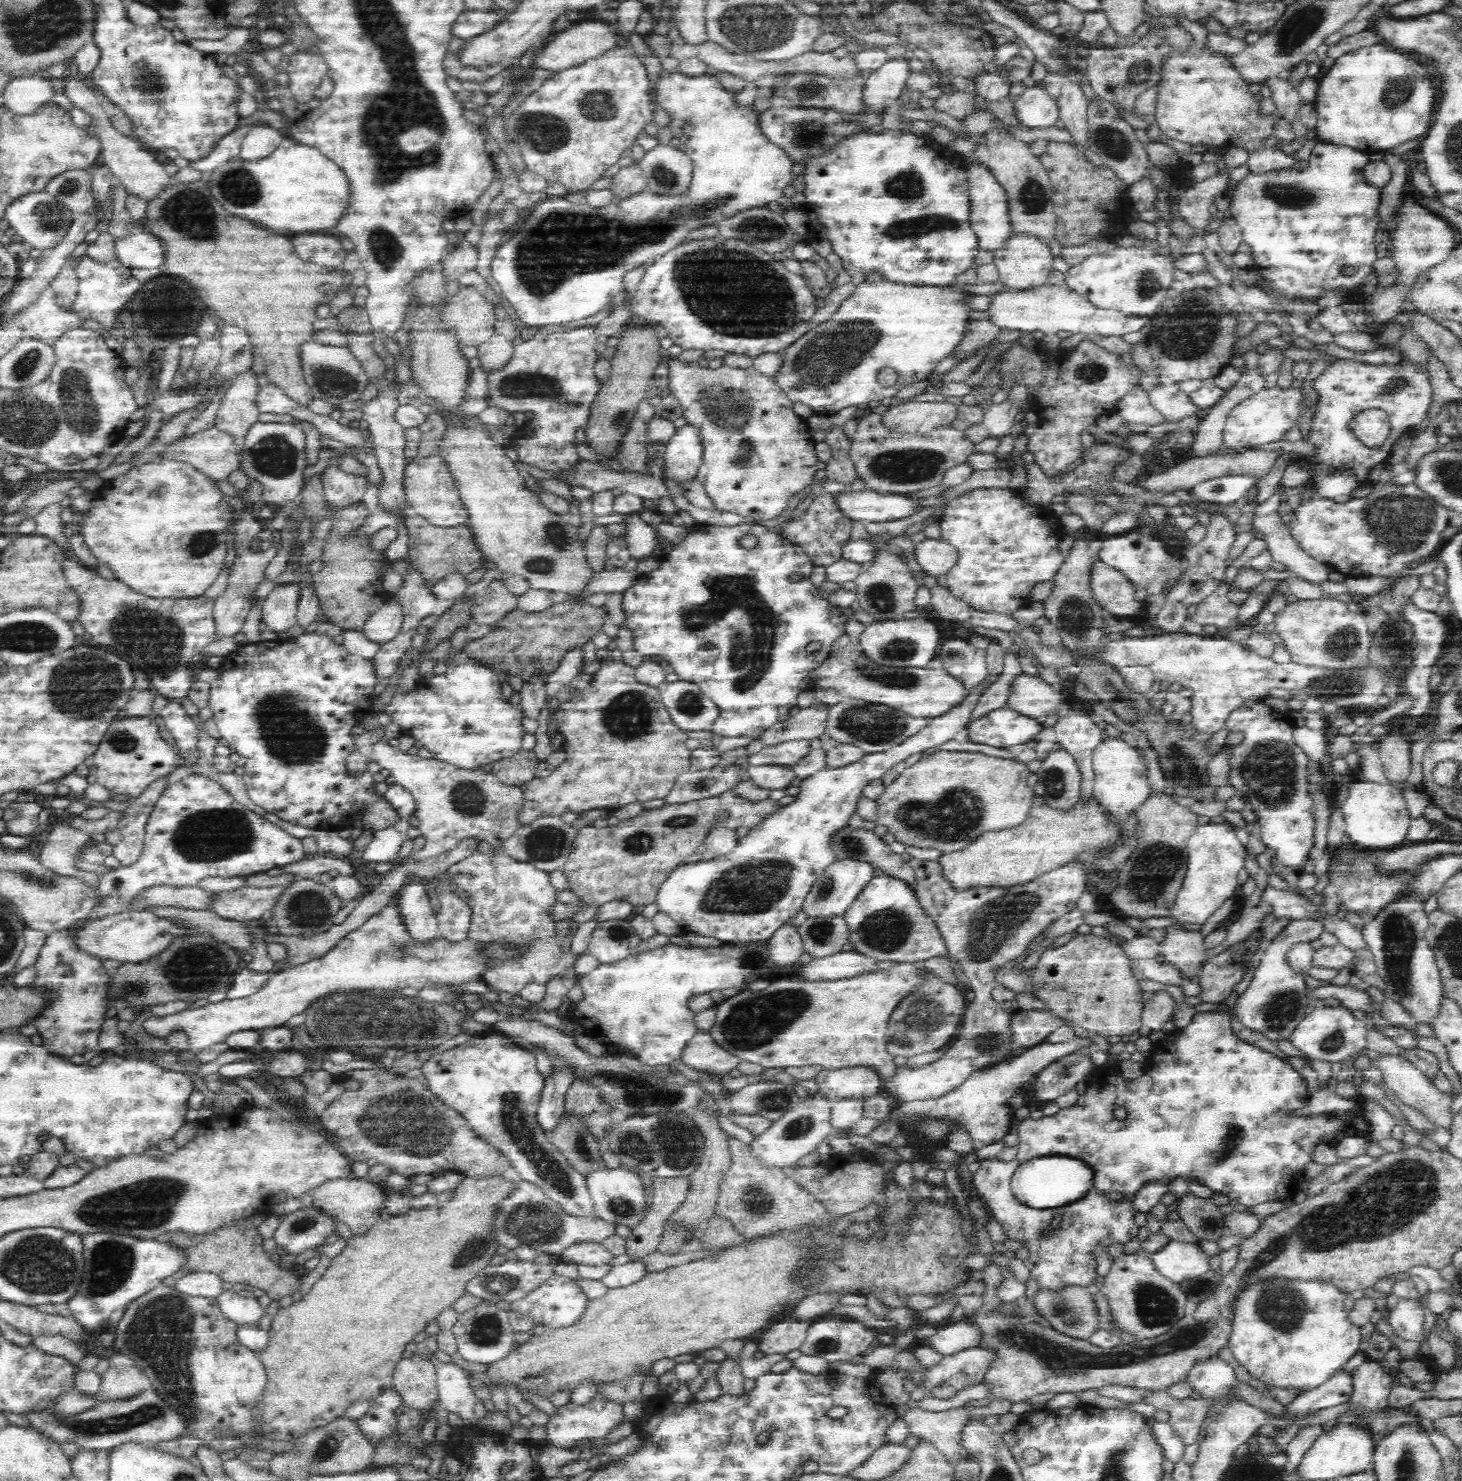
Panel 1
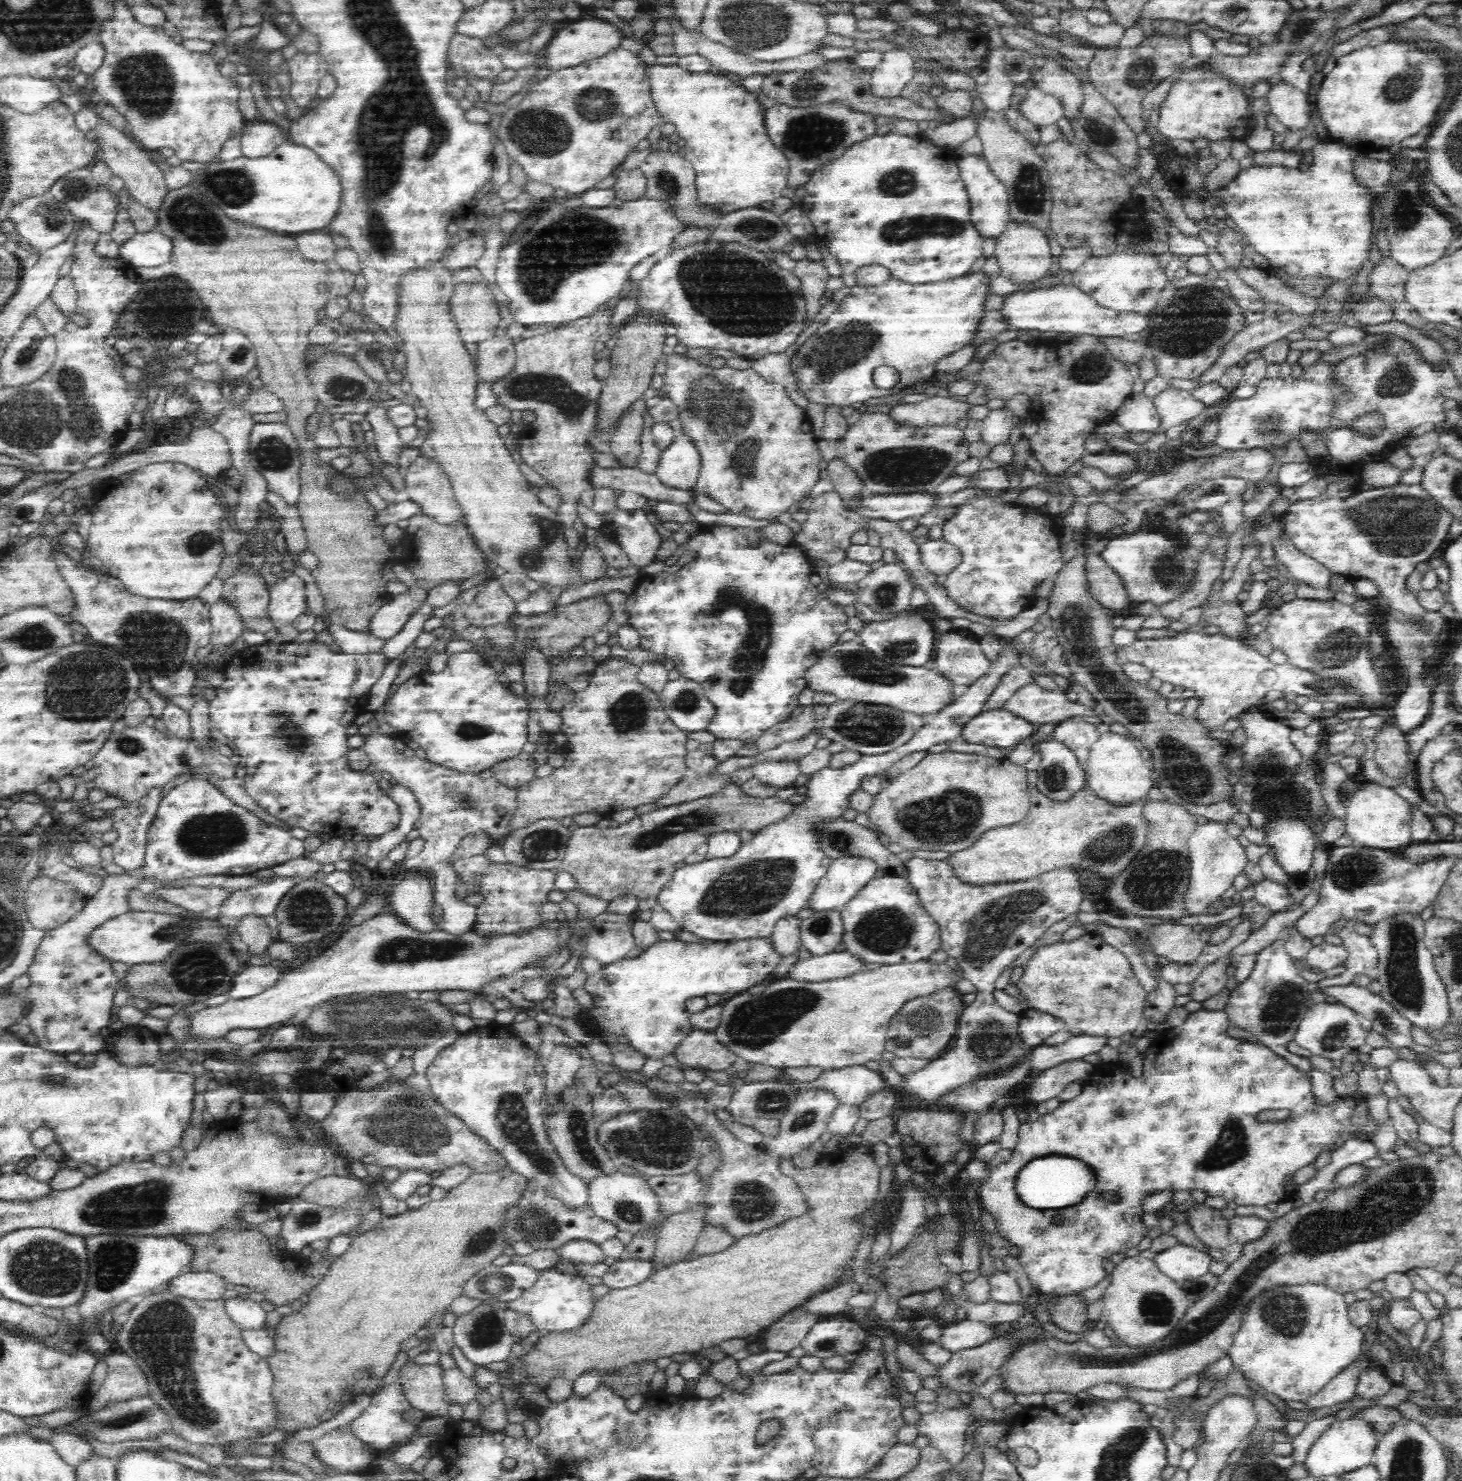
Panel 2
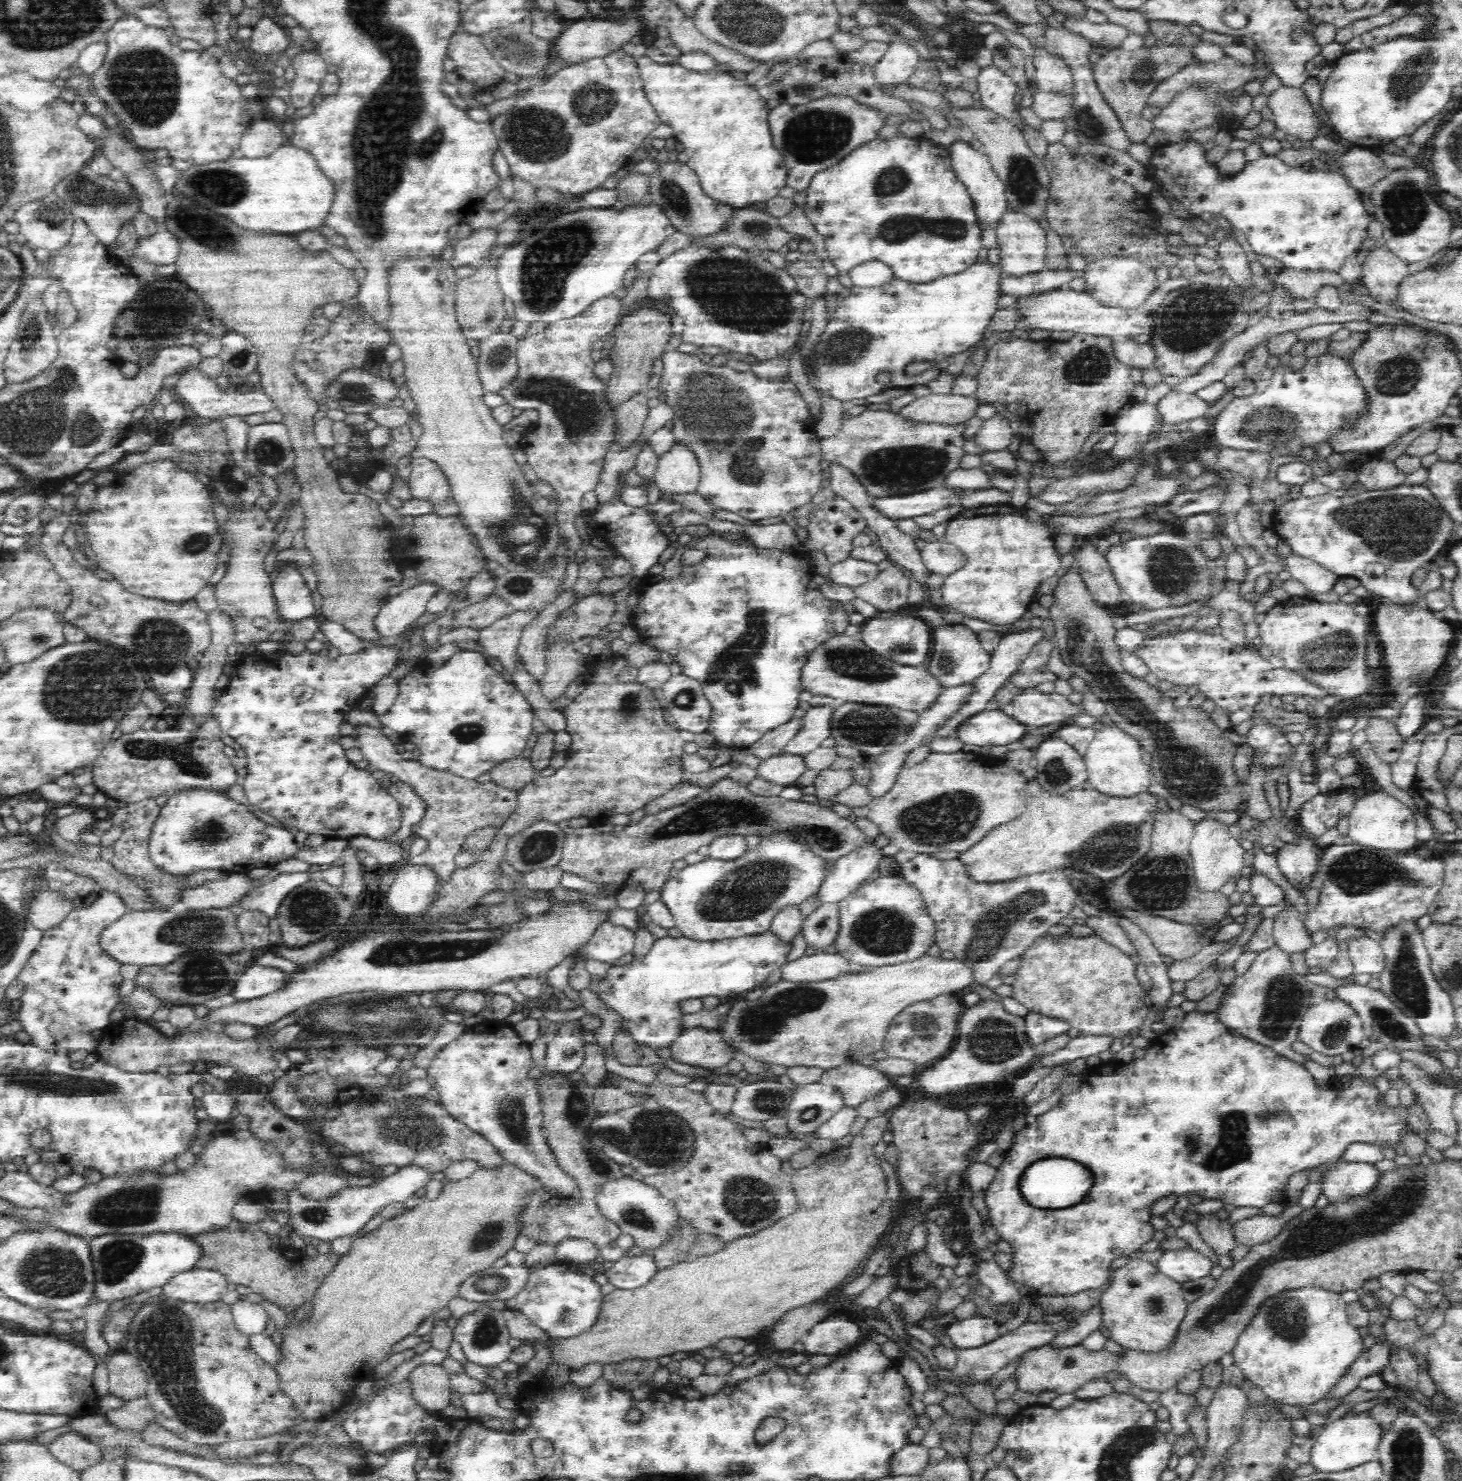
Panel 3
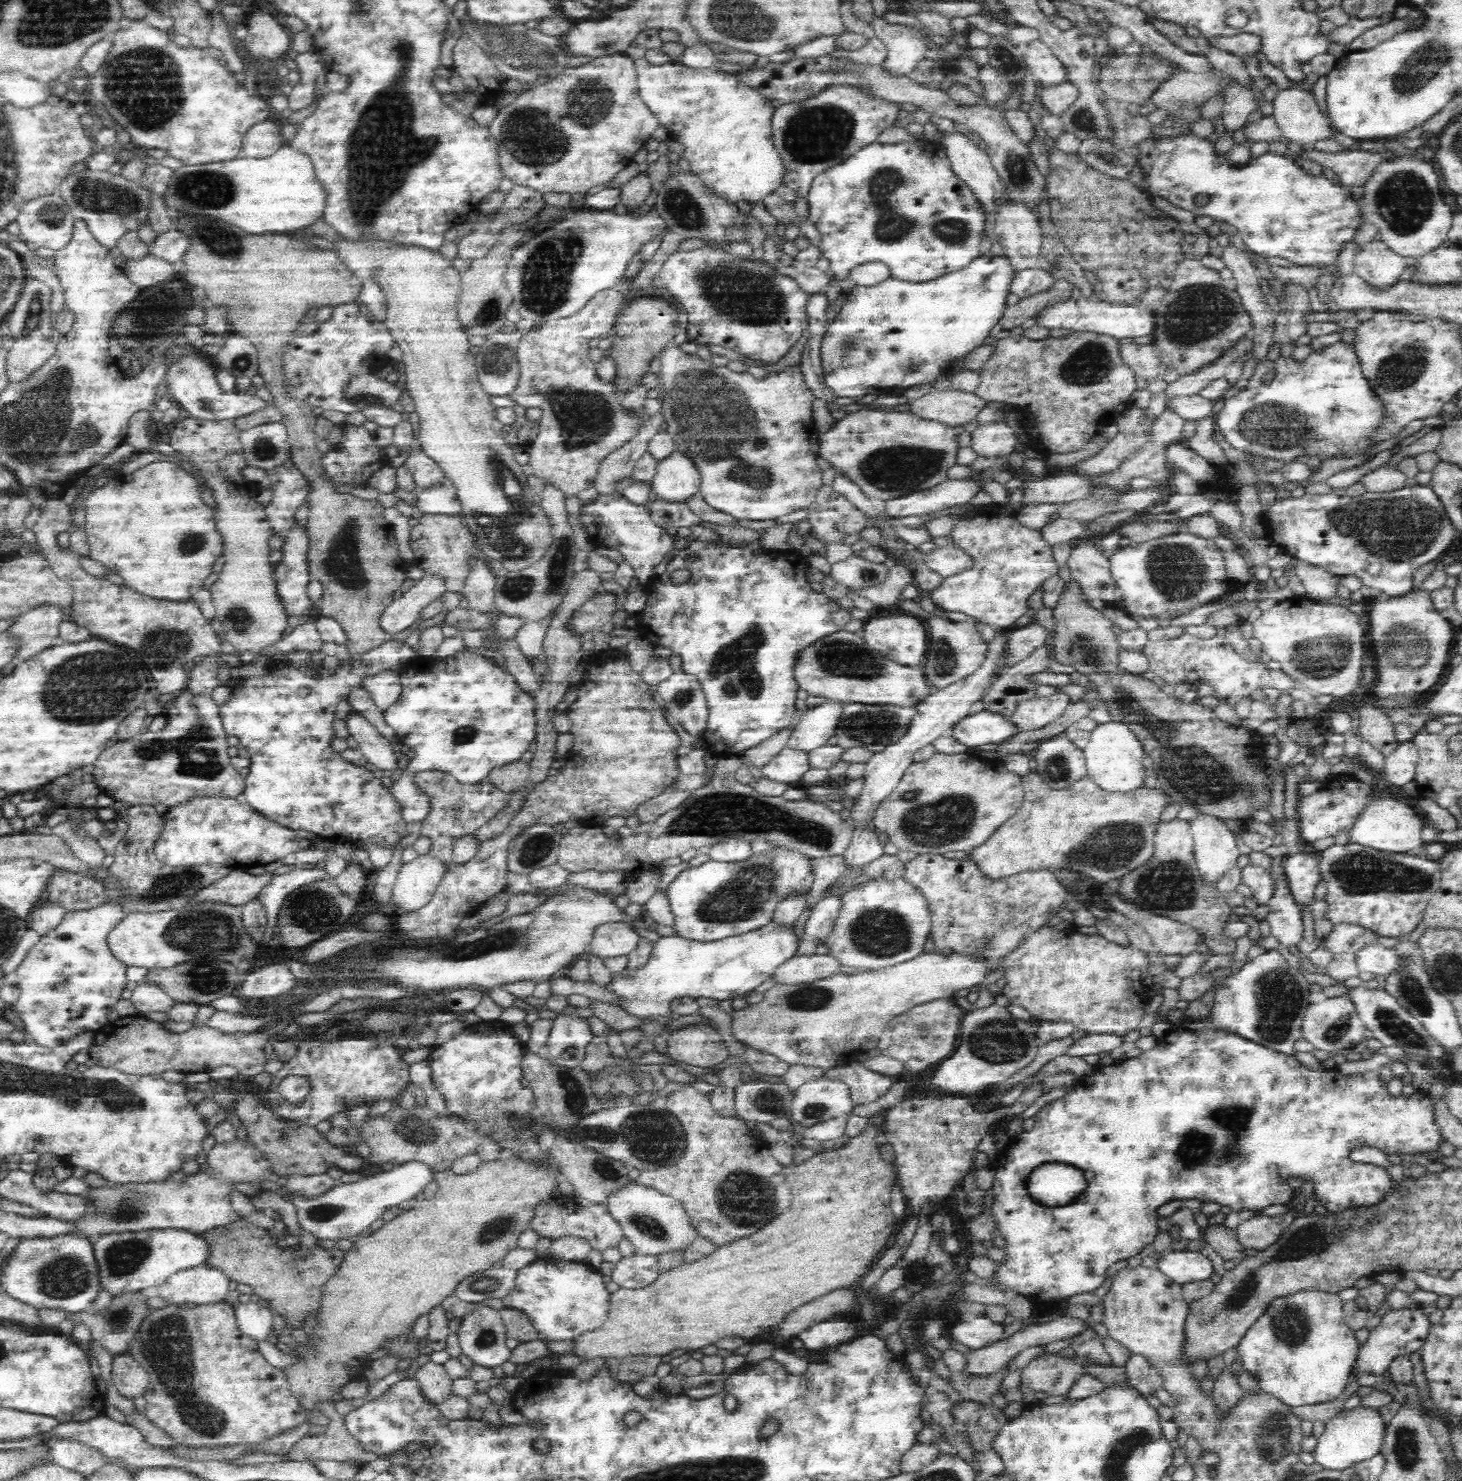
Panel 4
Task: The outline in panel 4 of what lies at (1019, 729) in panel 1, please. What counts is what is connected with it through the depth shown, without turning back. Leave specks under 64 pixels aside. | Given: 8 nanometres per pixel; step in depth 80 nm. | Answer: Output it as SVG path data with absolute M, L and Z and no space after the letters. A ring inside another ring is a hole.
M982 709L972 711L972 715L960 720L953 727L953 737L966 747L983 748L984 745L1001 745L1018 734L1017 725L1002 714Z

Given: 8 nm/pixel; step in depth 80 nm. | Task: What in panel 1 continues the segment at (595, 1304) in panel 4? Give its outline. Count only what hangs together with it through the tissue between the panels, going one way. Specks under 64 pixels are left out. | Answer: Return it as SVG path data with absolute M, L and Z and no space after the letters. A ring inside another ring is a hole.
M556 1275L528 1297L510 1303L510 1309L551 1330L574 1324L583 1315L588 1301L574 1280Z

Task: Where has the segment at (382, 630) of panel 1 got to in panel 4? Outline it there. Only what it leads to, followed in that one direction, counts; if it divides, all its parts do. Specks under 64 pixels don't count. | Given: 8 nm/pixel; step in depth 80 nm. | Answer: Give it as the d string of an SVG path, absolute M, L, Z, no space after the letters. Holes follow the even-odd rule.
M424 575L402 596L394 597L379 618L380 628L386 634L394 635L414 624L421 610L447 591L441 578Z

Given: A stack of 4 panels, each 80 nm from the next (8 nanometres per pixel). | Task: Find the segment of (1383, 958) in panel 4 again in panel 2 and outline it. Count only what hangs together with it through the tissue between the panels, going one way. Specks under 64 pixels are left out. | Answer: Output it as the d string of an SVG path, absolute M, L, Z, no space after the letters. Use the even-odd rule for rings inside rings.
M1350 923L1342 930L1338 930L1337 935L1342 938L1348 951L1348 958L1345 962L1346 970L1340 976L1320 980L1319 988L1348 986L1352 984L1354 977L1366 974L1368 970L1374 970L1378 966L1375 946L1372 946L1367 936L1355 932Z

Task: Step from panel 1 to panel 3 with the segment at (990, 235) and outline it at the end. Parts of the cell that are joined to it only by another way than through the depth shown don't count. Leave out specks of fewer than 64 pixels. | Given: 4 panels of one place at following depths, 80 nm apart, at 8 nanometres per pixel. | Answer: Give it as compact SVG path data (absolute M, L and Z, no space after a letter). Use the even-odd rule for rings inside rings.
M956 142L950 147L952 167L956 176L964 183L974 204L976 223L982 230L997 230L1008 211L1008 200L1004 183L996 176L985 153L974 149L968 142Z

